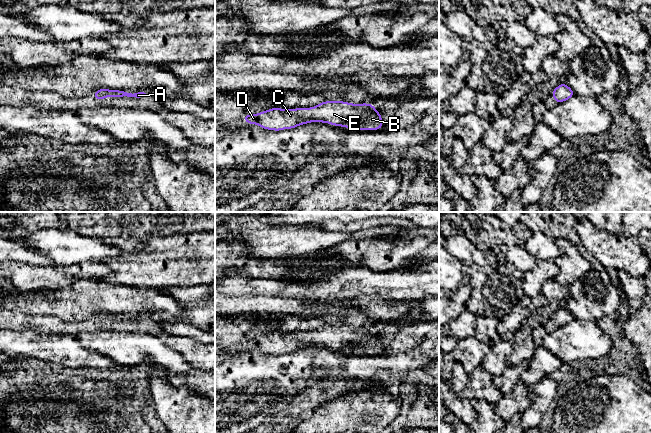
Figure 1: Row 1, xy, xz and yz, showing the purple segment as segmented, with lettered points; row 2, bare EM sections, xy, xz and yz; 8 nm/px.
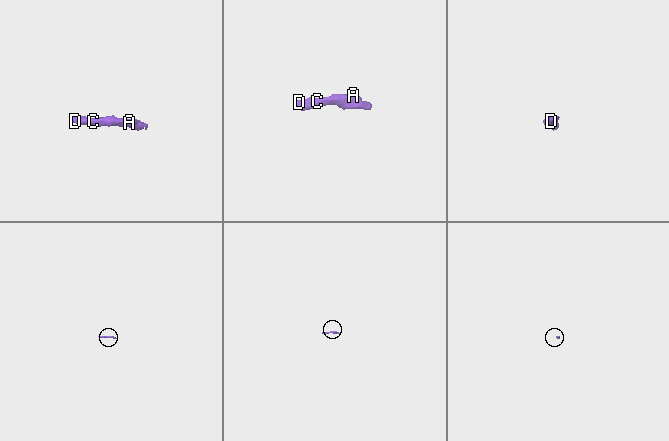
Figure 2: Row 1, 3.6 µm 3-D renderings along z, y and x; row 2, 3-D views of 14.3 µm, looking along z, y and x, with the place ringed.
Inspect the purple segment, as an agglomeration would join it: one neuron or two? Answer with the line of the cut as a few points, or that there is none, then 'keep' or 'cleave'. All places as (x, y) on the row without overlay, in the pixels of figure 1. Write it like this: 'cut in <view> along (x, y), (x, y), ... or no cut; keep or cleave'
no cut; keep

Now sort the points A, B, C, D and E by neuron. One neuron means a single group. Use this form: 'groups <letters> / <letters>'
groups A B C D E

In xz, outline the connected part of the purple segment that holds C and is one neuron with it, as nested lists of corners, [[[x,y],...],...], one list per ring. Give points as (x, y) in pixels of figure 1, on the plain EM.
[[[324,325],[310,332],[281,333],[278,331],[260,336],[258,338],[246,338],[244,343],[248,348],[256,348],[267,354],[280,355],[293,353],[301,348],[311,346],[323,346],[333,350],[341,350],[352,354],[380,354],[382,352],[382,340],[375,330],[368,327],[353,328],[344,325]]]

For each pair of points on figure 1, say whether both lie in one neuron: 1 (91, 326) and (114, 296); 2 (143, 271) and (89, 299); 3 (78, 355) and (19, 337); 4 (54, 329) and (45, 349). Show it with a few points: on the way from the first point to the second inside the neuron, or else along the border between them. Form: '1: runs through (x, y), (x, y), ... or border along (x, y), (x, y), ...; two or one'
1: border along (92, 318), (70, 320); two
2: border along (102, 279), (108, 282), (139, 286), (141, 288); two
3: runs through (63, 349), (49, 348), (34, 343); one
4: border along (29, 328), (43, 333), (71, 335), (74, 338); two

